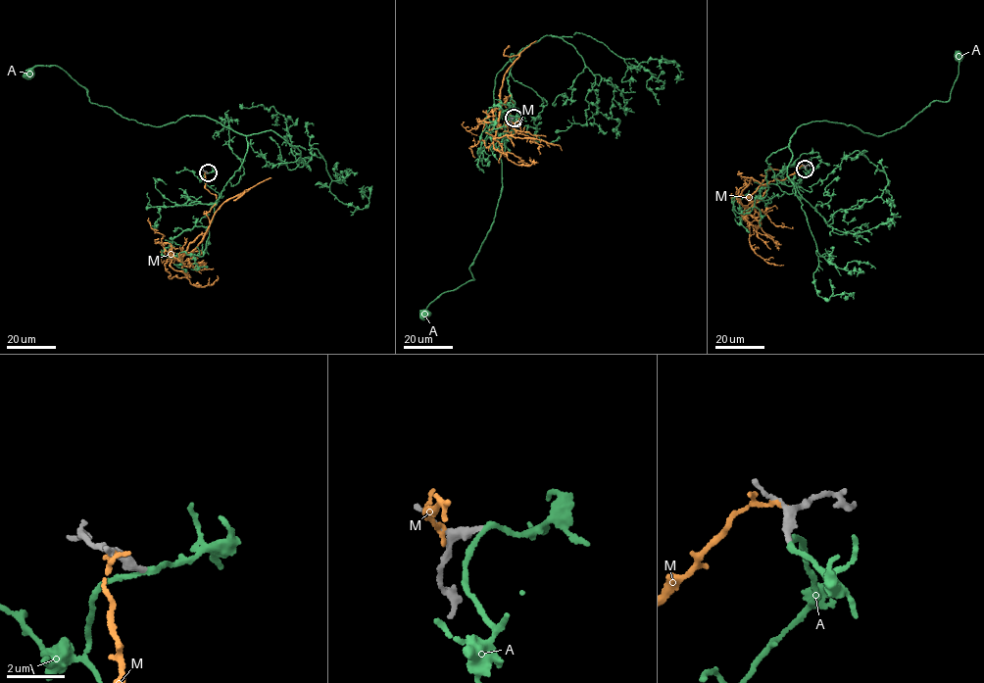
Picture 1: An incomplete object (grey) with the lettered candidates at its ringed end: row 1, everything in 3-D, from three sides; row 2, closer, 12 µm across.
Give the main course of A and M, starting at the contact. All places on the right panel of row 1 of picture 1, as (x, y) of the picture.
A: (805, 169), (790, 194), (767, 181), (766, 158), (813, 121), (878, 135), (901, 127), (949, 99), (959, 56)
M: (804, 165), (739, 197), (743, 206), (742, 189), (755, 180), (742, 172)

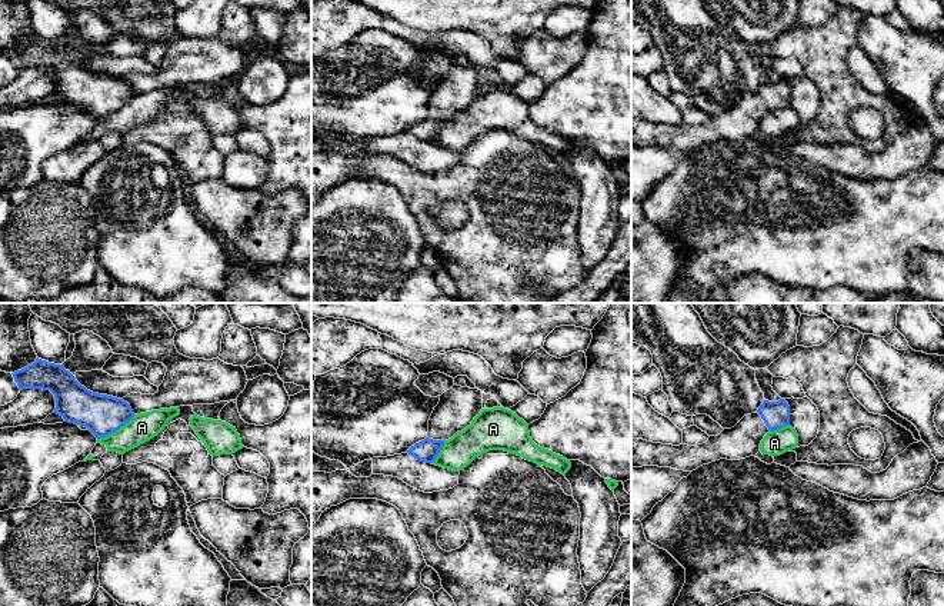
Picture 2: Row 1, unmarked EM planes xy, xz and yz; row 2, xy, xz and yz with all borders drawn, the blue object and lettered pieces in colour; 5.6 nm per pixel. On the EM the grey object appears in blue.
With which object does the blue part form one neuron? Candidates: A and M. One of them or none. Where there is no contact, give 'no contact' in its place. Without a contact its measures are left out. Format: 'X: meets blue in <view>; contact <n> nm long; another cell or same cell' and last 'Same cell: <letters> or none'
A: meets blue in xy; contact 260 nm long; another cell
M: no contact; another cell
Same cell: none

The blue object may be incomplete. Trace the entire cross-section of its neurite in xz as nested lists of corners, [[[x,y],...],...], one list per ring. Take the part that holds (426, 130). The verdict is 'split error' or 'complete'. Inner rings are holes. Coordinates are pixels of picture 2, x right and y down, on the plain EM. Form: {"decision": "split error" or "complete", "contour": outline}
{"decision": "split error", "contour": [[[454,64],[440,76],[428,100],[427,117],[411,126],[407,133],[417,140],[433,143],[444,121],[470,106],[481,89],[481,70]]]}

